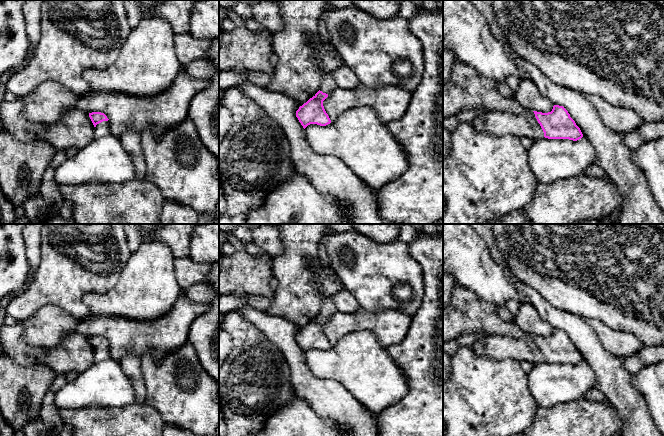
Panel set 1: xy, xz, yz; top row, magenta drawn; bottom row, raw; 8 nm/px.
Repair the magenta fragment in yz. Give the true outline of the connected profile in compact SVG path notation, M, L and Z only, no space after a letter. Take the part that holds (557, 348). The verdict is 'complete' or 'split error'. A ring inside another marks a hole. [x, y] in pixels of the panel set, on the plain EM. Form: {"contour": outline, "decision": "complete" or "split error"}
{"contour": "M554 329L548 337L531 334L521 338L487 335L474 342L472 349L477 355L485 355L496 360L514 359L534 364L545 361L573 365L583 361L568 335L559 329Z", "decision": "split error"}

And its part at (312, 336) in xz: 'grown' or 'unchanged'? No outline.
grown

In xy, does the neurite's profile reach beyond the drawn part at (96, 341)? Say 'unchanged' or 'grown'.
grown

